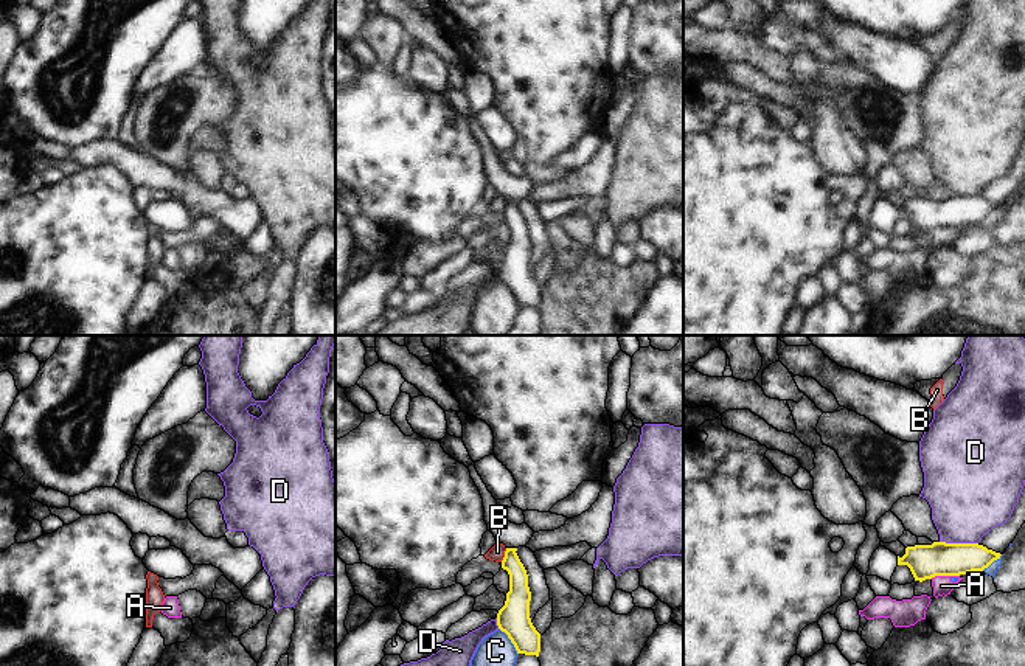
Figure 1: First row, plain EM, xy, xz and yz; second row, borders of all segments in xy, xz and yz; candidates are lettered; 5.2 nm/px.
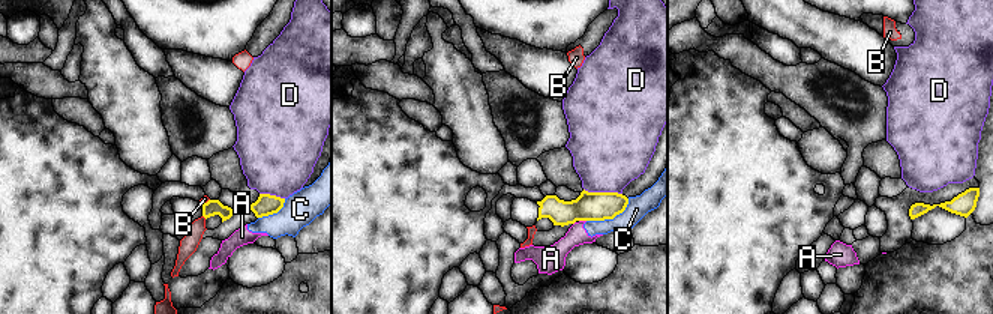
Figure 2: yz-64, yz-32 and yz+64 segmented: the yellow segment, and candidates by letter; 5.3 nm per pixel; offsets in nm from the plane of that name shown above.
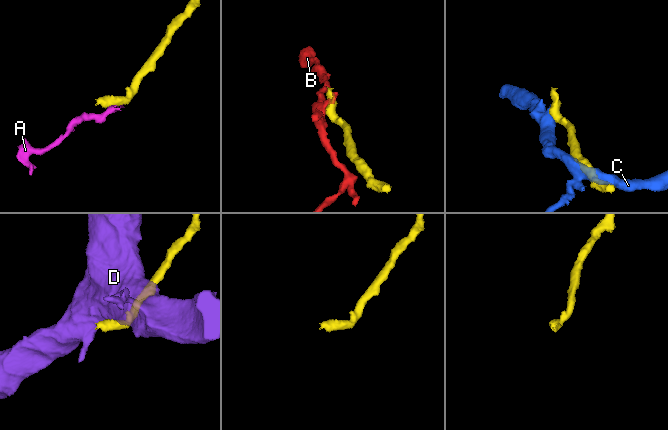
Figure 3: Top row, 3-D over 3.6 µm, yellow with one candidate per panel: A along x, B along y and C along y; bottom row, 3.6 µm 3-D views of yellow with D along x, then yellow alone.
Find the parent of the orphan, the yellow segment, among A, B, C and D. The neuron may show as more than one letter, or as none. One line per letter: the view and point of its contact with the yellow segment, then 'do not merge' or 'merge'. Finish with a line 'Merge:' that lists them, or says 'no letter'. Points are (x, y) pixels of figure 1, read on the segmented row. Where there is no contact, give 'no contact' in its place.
A: meets yellow in yz at (945, 575); do not merge
B: meets yellow in xz at (505, 554); do not merge
C: meets yellow in xz at (511, 641); do not merge
D: meets yellow in yz at (958, 544); do not merge
Merge: no letter

